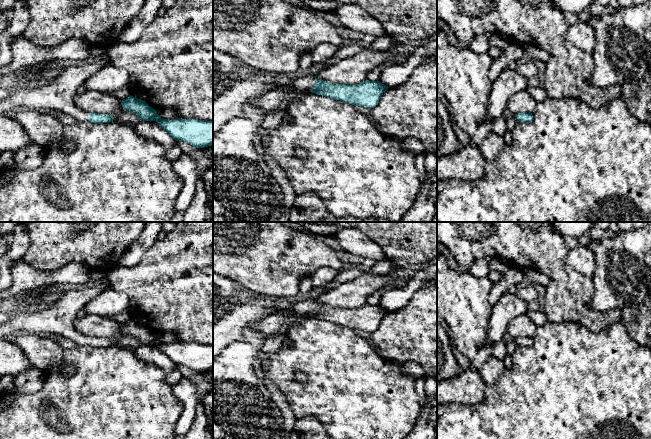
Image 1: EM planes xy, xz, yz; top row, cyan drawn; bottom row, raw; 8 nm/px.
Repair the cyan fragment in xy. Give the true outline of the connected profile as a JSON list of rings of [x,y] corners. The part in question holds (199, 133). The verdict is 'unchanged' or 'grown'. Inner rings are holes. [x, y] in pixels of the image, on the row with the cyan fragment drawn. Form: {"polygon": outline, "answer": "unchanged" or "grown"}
{"polygon": [[[131,95],[122,100],[122,108],[136,114],[140,121],[156,121],[175,141],[183,141],[199,149],[213,145],[213,121],[163,119],[145,101]]], "answer": "unchanged"}

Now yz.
{"polygon": [[[521,112],[515,115],[515,119],[517,120],[517,122],[530,123],[533,120],[533,115],[527,112]]], "answer": "unchanged"}

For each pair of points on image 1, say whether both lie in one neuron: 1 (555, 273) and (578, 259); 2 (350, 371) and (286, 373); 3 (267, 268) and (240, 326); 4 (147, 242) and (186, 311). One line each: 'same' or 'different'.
1: different
2: same
3: different
4: different

